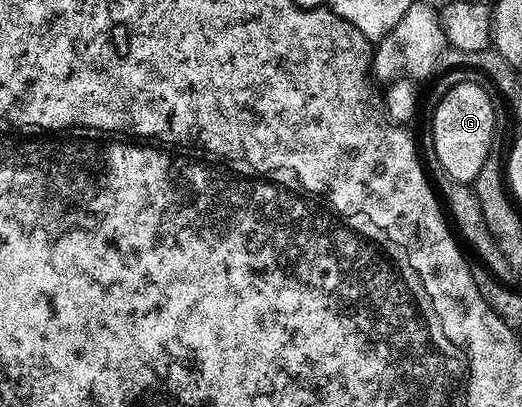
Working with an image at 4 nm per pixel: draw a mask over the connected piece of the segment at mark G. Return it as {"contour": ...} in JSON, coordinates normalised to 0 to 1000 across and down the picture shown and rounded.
{"contour":[[[910,201],[875,204],[875,214],[860,214],[860,224],[837,253],[837,263],[824,270],[822,314],[830,332],[830,371],[837,371],[837,393],[845,410],[868,430],[883,450],[902,455],[895,435],[908,450],[914,440],[910,415],[921,420],[918,396],[929,400],[937,381],[939,354],[944,344],[946,273],[944,253],[939,251],[937,219],[933,209],[920,209],[916,219]]]}

